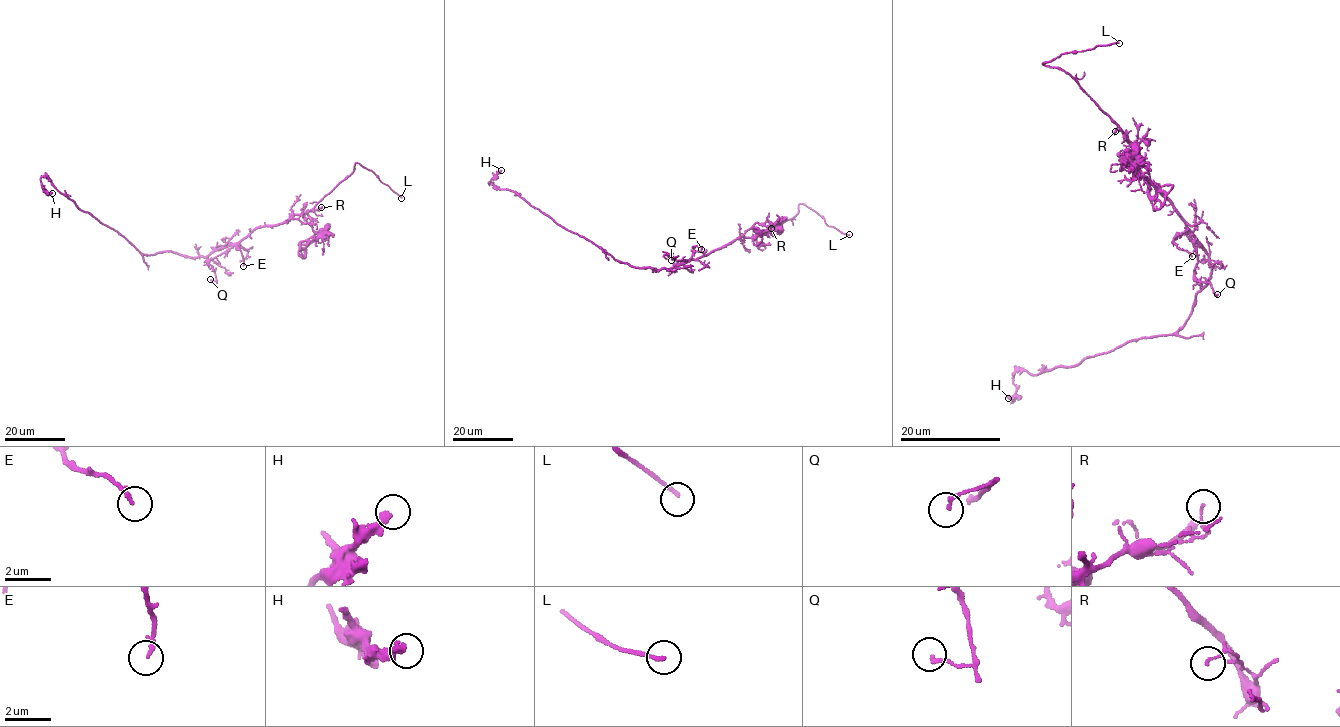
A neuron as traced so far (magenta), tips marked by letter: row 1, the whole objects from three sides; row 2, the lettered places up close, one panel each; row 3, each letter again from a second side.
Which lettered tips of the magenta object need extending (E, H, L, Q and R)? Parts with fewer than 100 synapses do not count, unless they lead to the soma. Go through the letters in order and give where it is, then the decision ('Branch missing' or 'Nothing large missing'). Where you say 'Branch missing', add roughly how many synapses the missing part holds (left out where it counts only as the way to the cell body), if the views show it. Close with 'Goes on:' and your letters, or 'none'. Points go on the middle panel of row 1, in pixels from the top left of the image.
E: Place: (701, 249). Nothing large missing
H: Place: (501, 170). Nothing large missing
L: Place: (849, 234). Branch missing
Q: Place: (671, 260). Nothing large missing
R: Place: (771, 228). Nothing large missing
Goes on: L

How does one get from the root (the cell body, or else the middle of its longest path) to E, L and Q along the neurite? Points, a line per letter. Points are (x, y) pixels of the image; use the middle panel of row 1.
E: (671, 267), (688, 260), (695, 246), (701, 249)
L: (671, 267), (697, 259), (739, 238), (767, 233), (795, 215), (799, 203), (813, 209), (828, 226), (849, 234)
Q: (671, 267), (689, 259), (677, 260), (668, 254), (676, 256), (671, 260)

